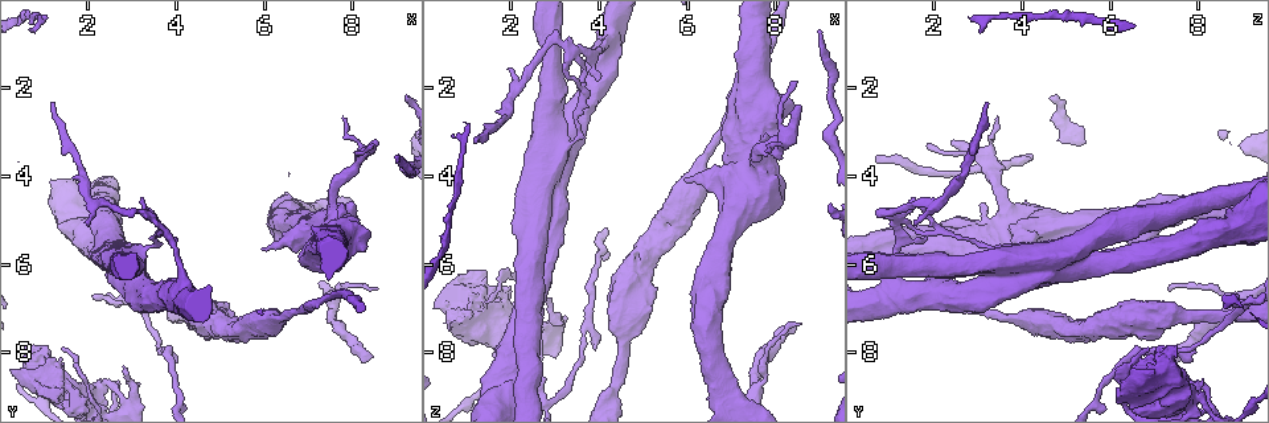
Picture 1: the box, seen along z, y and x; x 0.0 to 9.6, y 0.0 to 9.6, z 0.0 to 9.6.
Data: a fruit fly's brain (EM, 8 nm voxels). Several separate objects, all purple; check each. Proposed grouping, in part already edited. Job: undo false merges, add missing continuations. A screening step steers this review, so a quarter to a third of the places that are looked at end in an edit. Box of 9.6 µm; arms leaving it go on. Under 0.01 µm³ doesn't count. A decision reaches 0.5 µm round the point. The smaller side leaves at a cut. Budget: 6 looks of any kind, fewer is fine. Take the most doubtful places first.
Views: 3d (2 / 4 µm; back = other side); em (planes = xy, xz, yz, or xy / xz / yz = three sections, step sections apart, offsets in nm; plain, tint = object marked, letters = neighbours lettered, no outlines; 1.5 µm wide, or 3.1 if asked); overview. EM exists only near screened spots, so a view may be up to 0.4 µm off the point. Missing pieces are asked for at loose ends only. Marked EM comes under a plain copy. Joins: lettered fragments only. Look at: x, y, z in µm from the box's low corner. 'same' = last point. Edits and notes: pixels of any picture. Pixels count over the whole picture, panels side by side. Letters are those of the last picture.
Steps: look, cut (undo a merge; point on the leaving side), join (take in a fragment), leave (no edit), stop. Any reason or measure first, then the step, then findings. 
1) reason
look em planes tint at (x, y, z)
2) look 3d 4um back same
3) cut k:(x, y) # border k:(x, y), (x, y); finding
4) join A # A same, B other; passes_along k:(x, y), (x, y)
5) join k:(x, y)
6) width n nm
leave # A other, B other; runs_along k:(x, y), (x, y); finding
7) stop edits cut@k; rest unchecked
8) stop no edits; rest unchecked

look 3d 4um at (8.50, 8.15, 7.50)

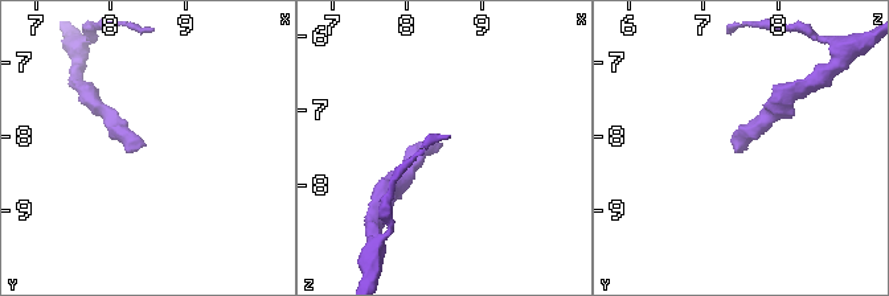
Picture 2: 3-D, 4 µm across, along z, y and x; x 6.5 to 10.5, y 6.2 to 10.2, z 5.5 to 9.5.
look em planes tint at (8.50, 8.10, 7.45)

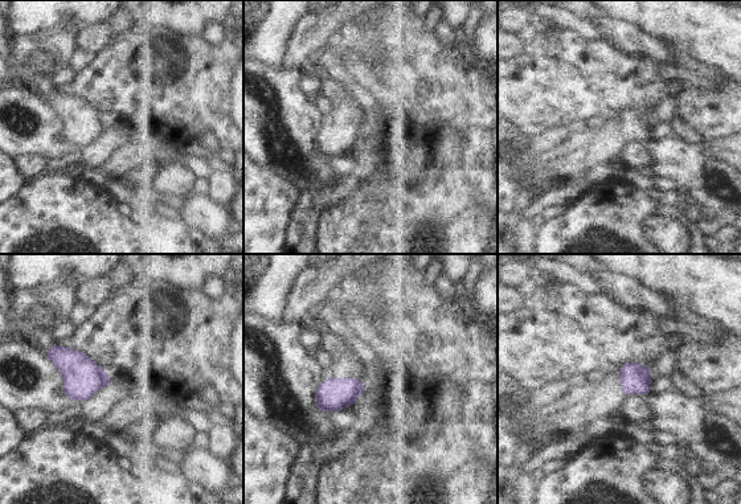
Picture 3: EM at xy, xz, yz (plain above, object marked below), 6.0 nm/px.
look em planes letters same

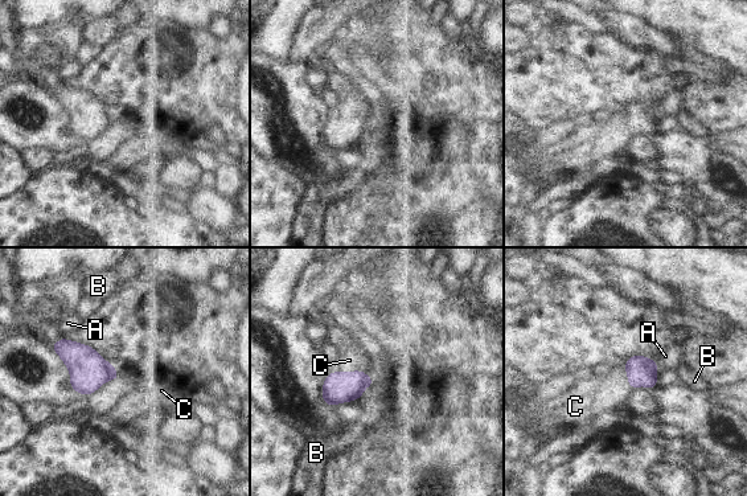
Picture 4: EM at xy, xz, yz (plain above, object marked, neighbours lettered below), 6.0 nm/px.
join C # A other, B other, C same; the neuron continues

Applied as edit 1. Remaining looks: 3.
look overview

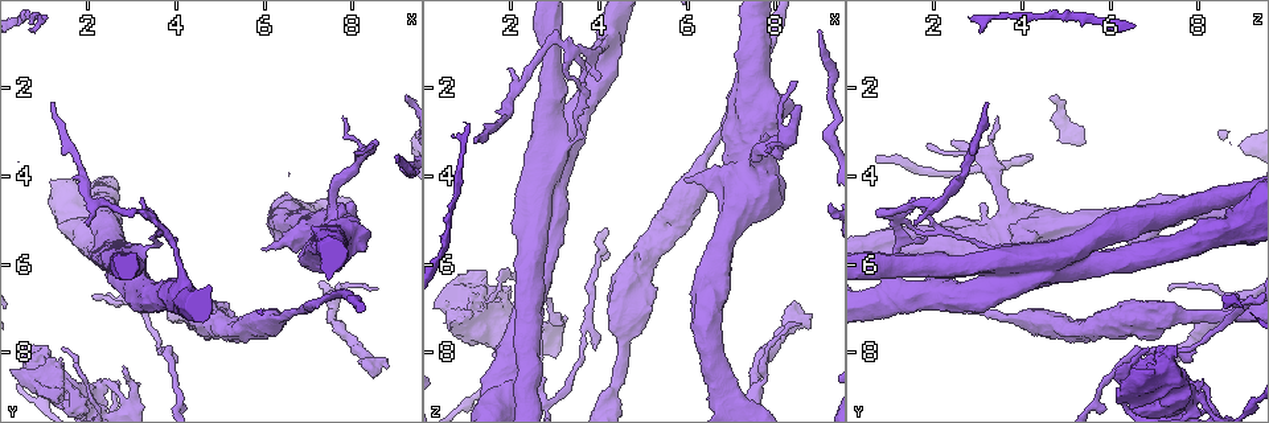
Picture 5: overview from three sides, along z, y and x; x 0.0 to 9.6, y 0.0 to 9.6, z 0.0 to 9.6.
branch stops here
look 3d 2um back at (2.75, 8.35, 6.75)

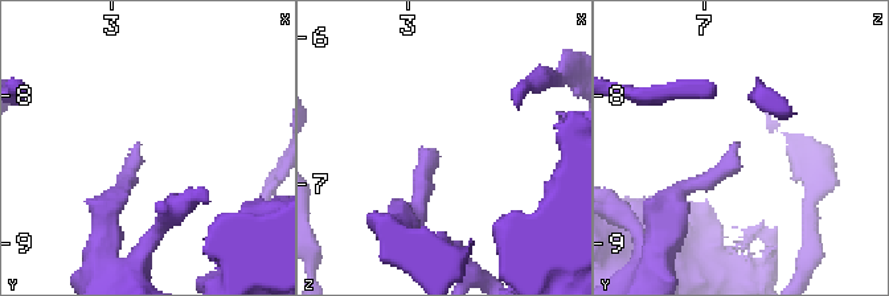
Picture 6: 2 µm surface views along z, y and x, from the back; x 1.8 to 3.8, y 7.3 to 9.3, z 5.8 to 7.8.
now the EM
look em planes letters at (2.80, 8.34, 6.74)

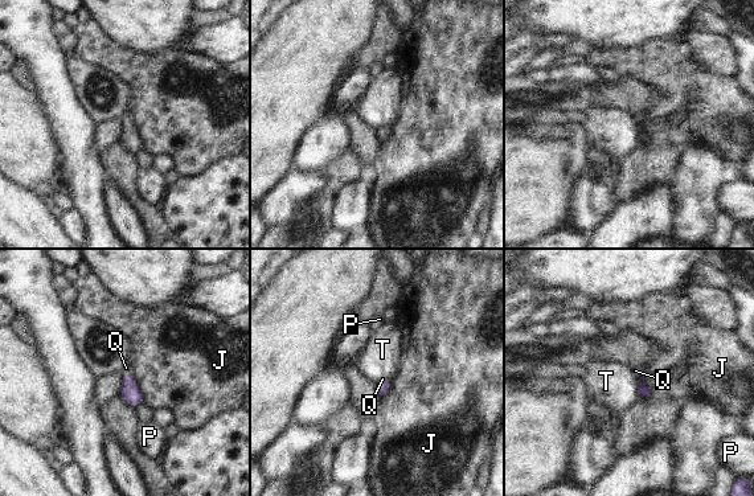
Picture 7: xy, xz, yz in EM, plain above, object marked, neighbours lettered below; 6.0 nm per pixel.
join Q # J other, P other, Q same, T other; passes_along 7:(130, 392), (123, 377), (126, 368); it goes on there

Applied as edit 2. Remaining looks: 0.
stop edits join@4, join@7; rest unchecked

